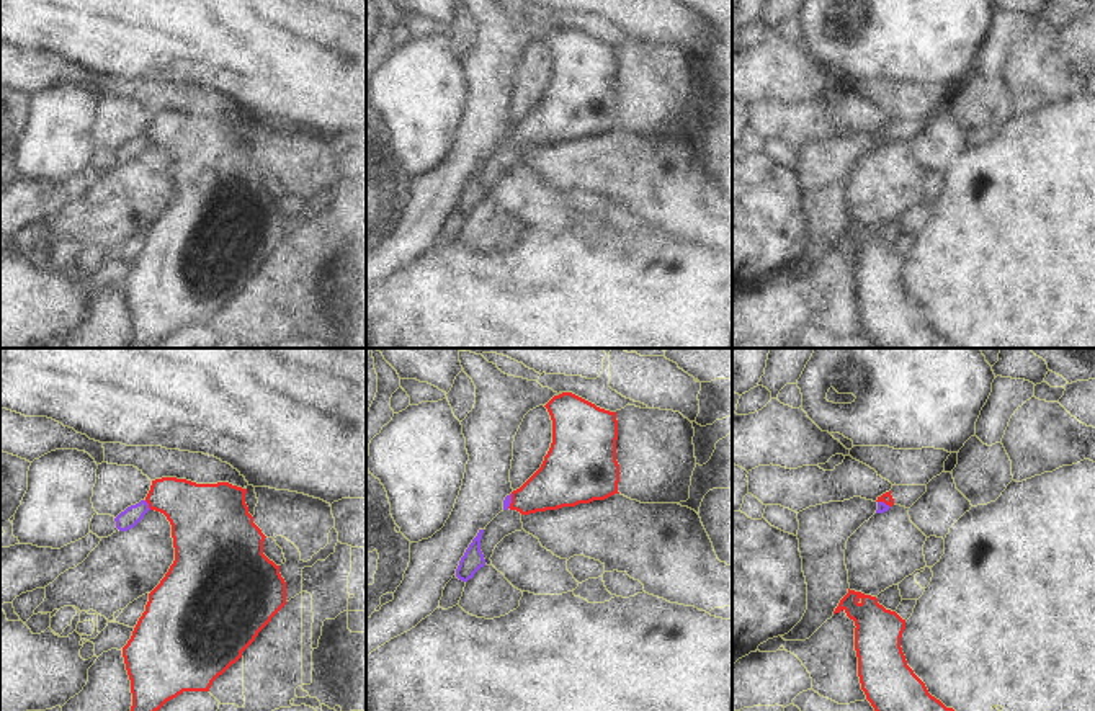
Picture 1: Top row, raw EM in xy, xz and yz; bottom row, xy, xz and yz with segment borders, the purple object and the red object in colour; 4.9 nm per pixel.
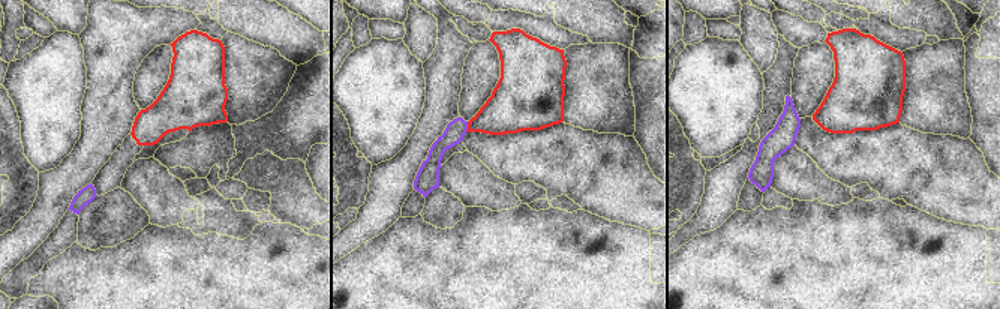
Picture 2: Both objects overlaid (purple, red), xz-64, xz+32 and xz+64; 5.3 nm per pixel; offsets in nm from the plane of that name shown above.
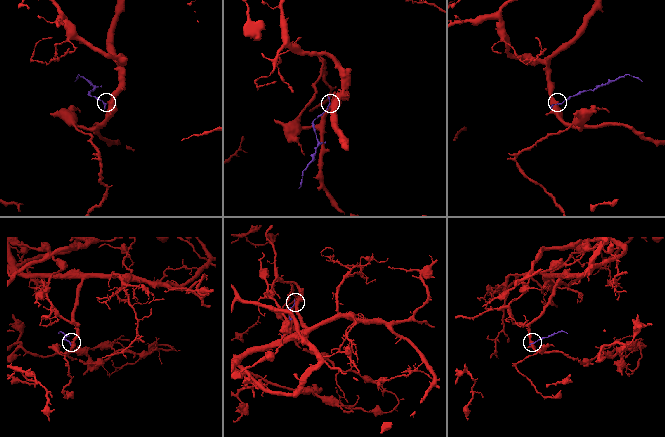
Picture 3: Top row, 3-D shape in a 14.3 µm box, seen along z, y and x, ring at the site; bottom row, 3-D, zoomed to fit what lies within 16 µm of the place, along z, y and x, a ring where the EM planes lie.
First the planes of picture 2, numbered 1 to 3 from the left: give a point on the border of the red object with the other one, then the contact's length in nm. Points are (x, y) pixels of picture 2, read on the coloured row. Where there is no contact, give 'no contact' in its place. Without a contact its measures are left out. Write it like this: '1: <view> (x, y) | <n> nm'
1: no contact
2: xz+32 (467, 126) | 60 nm
3: no contact

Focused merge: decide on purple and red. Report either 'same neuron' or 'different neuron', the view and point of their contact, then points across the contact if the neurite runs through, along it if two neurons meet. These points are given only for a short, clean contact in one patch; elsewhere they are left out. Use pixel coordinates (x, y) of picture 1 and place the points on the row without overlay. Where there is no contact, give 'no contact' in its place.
different neuron; meets purple in xy at (147, 139); border along xy (144, 134), (151, 143)

